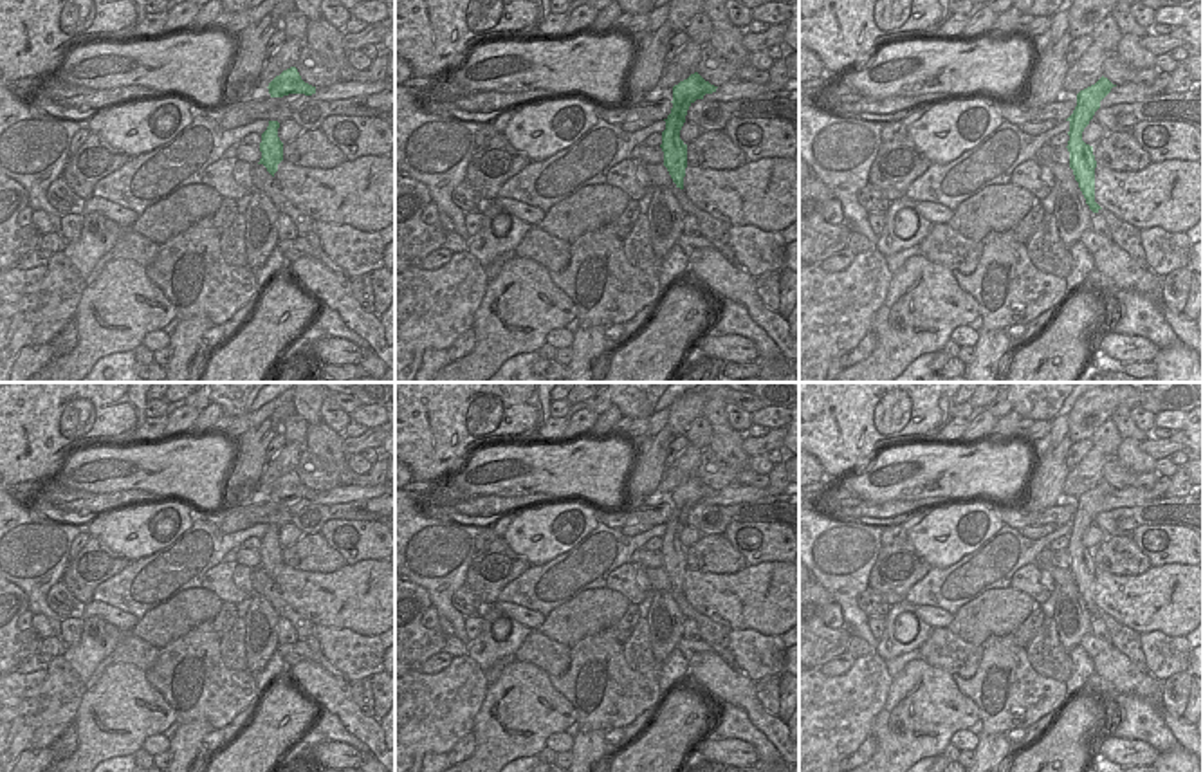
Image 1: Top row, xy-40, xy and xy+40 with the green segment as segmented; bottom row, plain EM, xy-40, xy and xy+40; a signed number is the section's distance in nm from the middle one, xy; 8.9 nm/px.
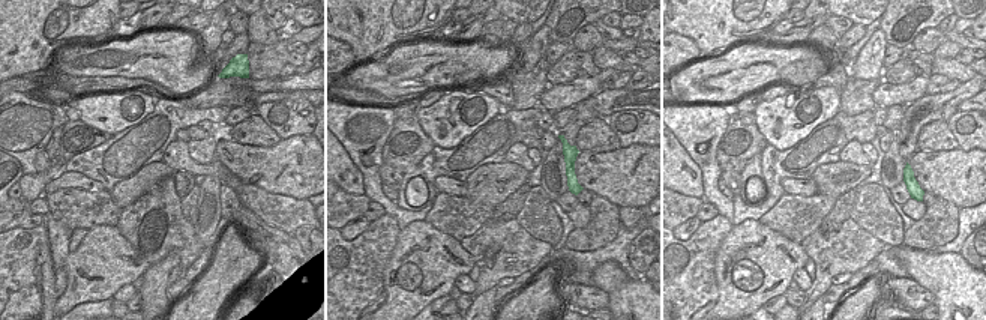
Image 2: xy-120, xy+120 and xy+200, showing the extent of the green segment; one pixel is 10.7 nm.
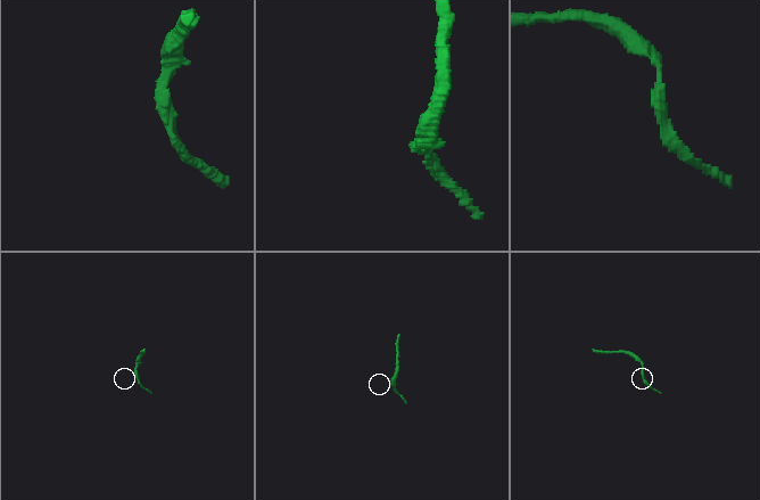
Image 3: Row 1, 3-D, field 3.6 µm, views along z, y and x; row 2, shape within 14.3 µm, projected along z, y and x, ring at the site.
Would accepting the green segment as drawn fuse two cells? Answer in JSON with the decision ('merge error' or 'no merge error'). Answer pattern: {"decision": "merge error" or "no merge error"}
{"decision": "no merge error"}

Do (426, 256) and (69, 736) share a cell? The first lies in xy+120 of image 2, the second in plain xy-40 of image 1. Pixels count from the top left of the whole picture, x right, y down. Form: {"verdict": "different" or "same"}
{"verdict": "different"}

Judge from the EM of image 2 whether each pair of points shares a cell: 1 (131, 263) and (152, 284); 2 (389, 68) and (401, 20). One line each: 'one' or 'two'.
1: two
2: two

